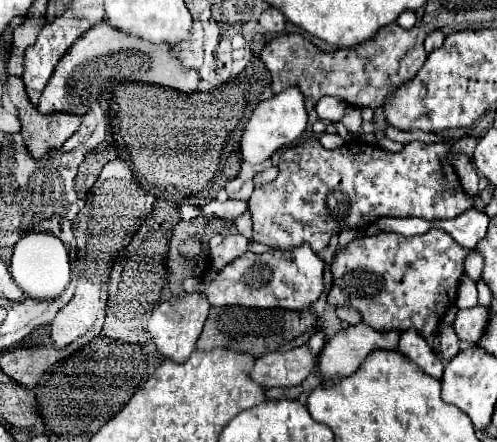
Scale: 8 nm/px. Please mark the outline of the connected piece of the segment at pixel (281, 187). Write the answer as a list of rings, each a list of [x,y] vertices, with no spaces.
[[[316,138],[304,140],[300,146],[282,152],[278,164],[280,174],[274,182],[254,188],[248,202],[254,222],[254,240],[270,248],[294,248],[308,242],[314,252],[320,252],[330,238],[344,228],[356,228],[382,216],[418,216],[424,220],[456,218],[472,206],[472,198],[462,192],[458,176],[448,162],[448,150],[450,146],[446,144],[410,142],[402,152],[392,154],[362,140],[350,140],[336,150],[326,150]]]

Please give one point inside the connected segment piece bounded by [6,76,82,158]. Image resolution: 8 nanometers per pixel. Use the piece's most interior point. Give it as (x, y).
(41, 133)

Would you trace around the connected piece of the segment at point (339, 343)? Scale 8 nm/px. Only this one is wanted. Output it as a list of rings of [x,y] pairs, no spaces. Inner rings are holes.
[[[356,324],[340,330],[336,336],[328,338],[322,354],[318,370],[322,378],[334,378],[334,376],[348,376],[358,370],[362,360],[372,352],[374,348],[386,348],[394,350],[398,348],[400,334],[396,330],[374,330],[368,324]]]

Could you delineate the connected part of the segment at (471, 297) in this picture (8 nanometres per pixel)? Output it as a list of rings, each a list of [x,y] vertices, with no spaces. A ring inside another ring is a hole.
[[[462,276],[460,280],[460,288],[458,288],[458,300],[456,306],[458,308],[472,308],[478,304],[478,296],[476,296],[476,282],[470,282],[468,276]]]

